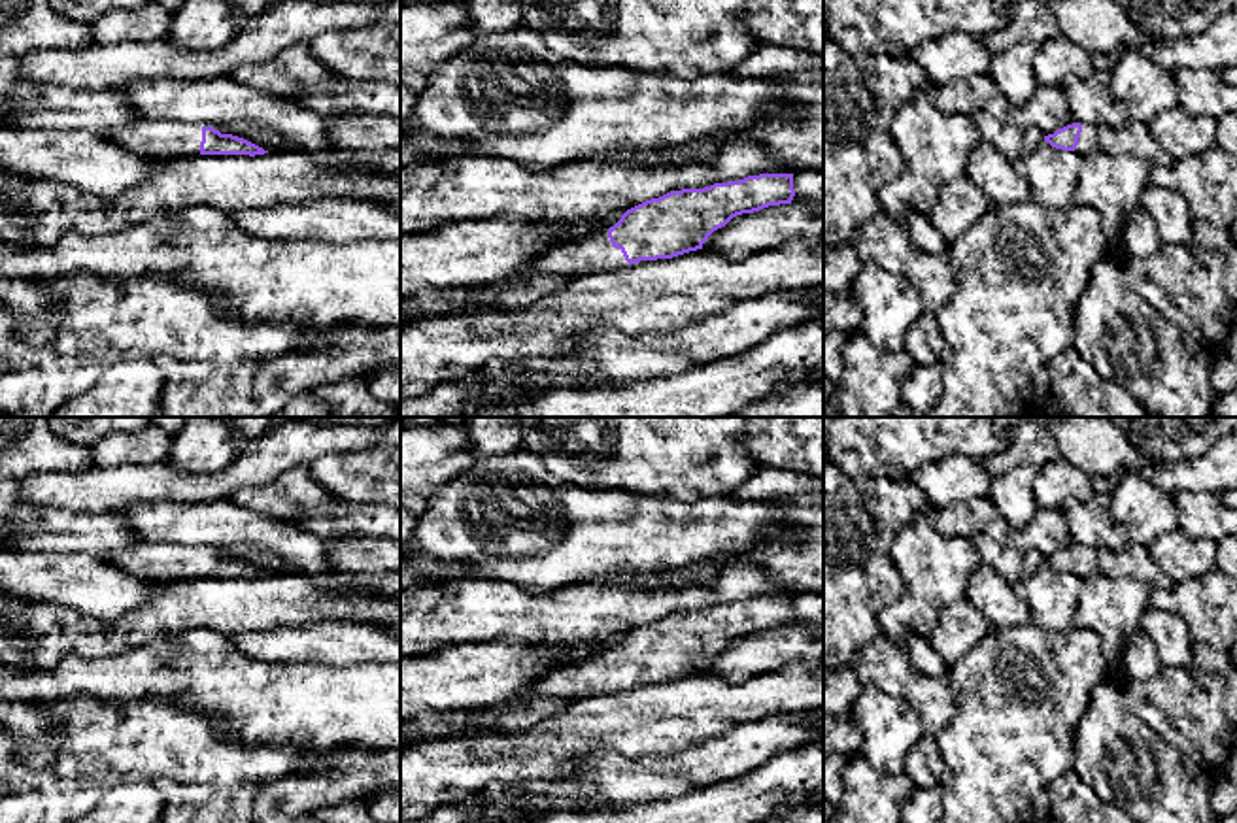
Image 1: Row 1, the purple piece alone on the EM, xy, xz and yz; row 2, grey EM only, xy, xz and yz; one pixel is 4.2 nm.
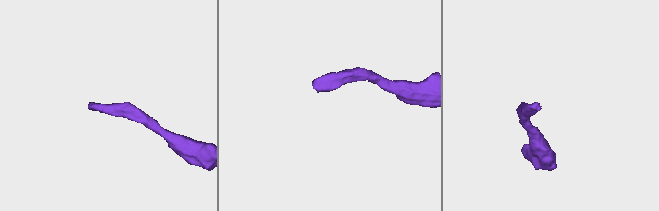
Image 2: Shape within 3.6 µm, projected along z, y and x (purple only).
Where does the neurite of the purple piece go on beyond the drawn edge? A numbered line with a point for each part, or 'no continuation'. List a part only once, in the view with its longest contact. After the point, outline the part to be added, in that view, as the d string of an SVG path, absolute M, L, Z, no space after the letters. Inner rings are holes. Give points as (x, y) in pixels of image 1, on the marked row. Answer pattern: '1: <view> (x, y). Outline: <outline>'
1: xz (595, 253). Outline: M602 232L584 242L555 245L514 276L491 285L421 289L412 296L400 298L400 319L410 319L414 315L453 315L487 289L508 289L540 276L578 277L623 268L627 264L621 249L612 245L608 232Z

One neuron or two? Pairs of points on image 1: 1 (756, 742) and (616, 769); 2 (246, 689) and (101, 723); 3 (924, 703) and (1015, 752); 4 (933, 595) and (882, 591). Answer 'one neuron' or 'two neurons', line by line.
1: one neuron
2: two neurons
3: two neurons
4: two neurons

